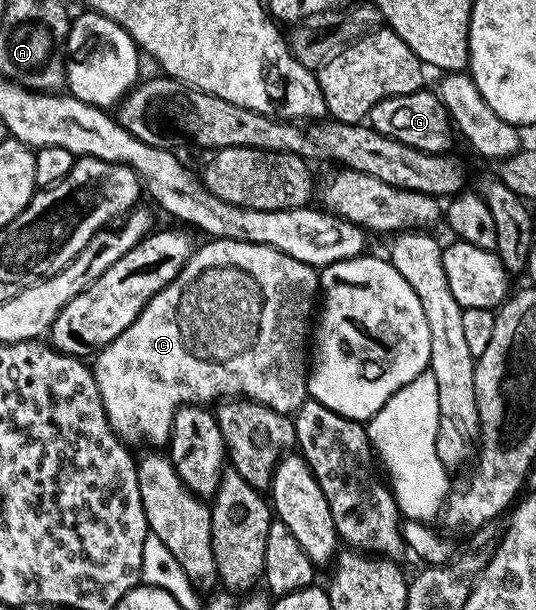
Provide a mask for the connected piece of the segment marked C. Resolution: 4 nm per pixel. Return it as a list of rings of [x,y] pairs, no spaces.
[[[212,239],[195,248],[186,265],[178,275],[170,281],[150,300],[138,313],[138,317],[114,341],[95,352],[90,366],[92,376],[98,385],[98,393],[102,397],[104,412],[108,418],[108,424],[113,431],[124,440],[125,444],[133,445],[141,439],[144,443],[153,443],[153,448],[160,447],[169,442],[172,437],[172,422],[176,416],[176,410],[185,405],[212,405],[225,397],[239,397],[241,399],[252,399],[254,402],[268,406],[280,414],[291,416],[296,412],[304,400],[309,398],[308,394],[308,372],[310,370],[310,355],[308,359],[308,347],[310,351],[310,324],[314,319],[314,308],[318,303],[318,292],[320,289],[320,277],[317,268],[306,265],[302,261],[294,261],[286,253],[282,253],[273,247],[247,243],[246,241],[234,241],[233,239]]]

